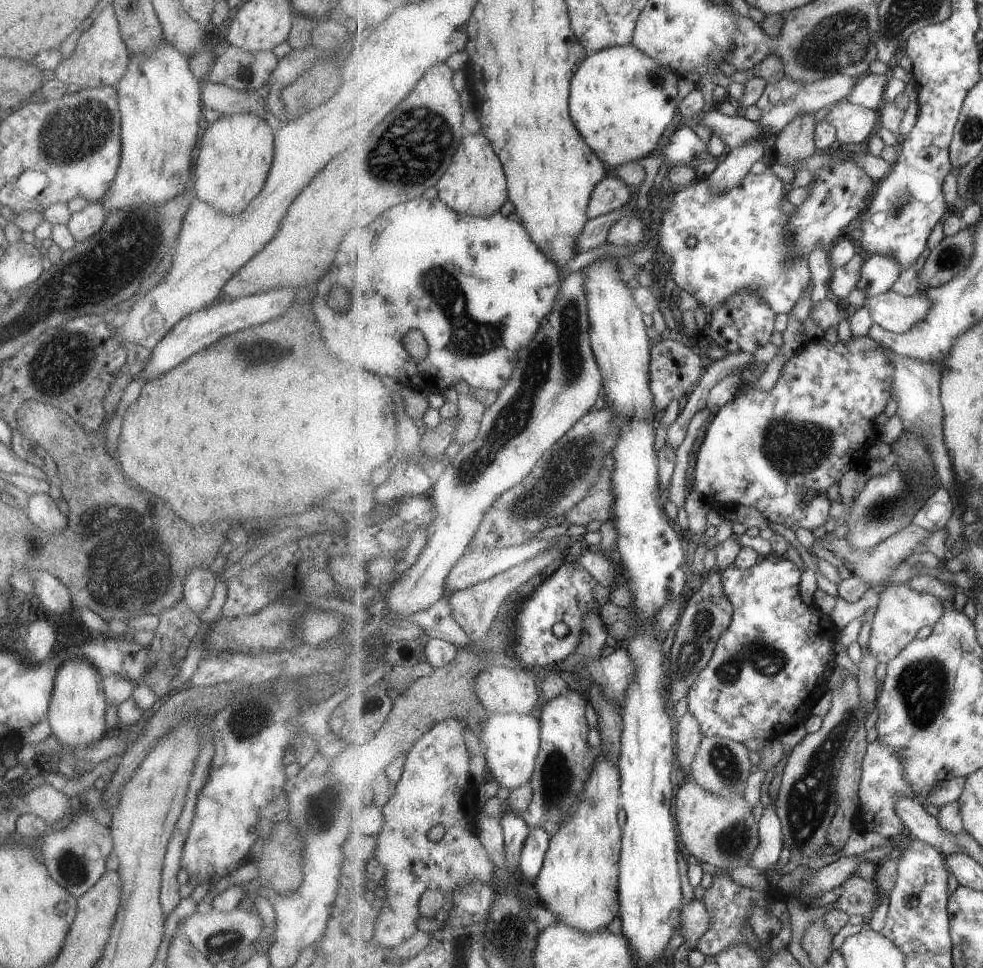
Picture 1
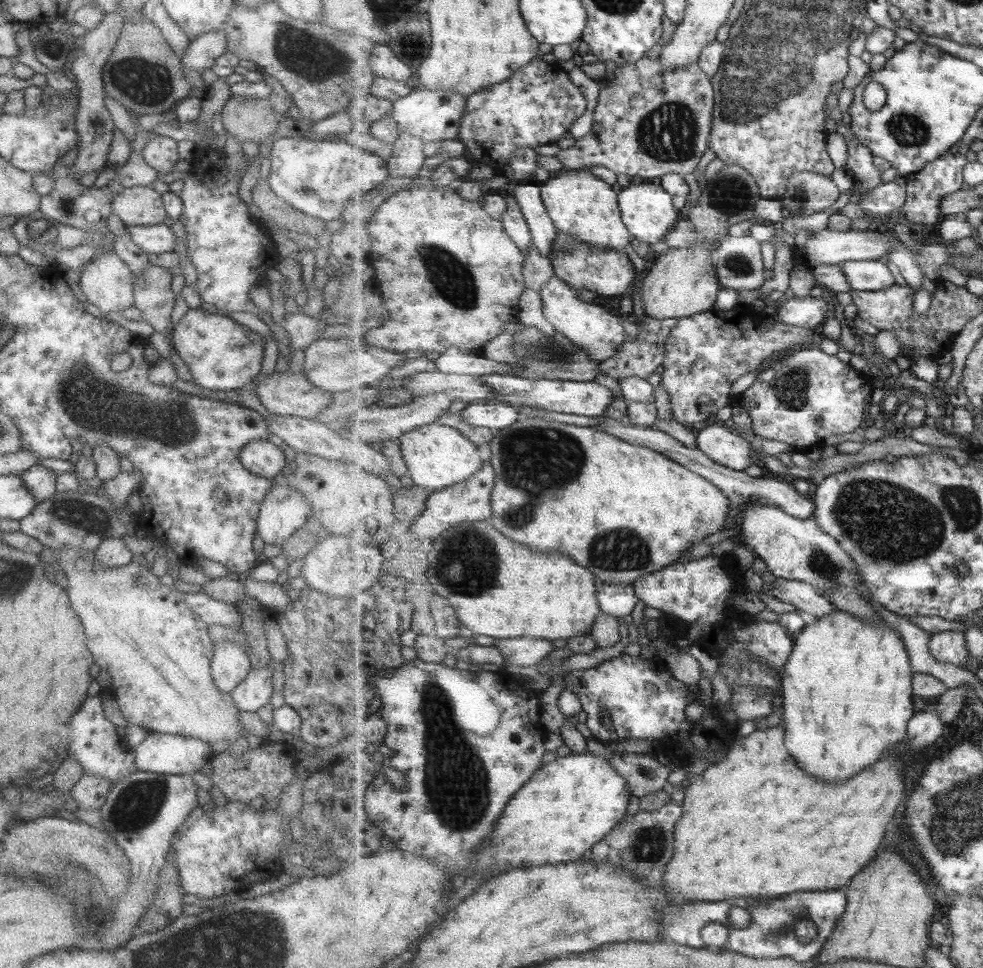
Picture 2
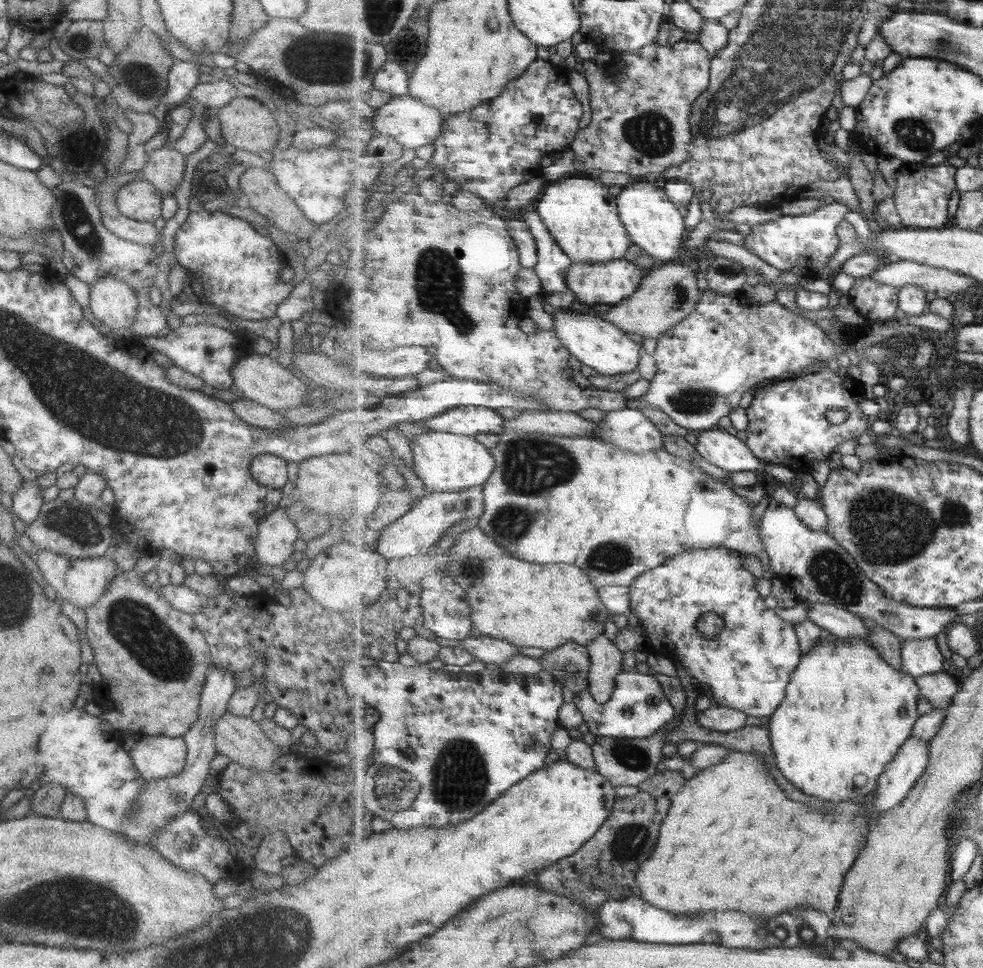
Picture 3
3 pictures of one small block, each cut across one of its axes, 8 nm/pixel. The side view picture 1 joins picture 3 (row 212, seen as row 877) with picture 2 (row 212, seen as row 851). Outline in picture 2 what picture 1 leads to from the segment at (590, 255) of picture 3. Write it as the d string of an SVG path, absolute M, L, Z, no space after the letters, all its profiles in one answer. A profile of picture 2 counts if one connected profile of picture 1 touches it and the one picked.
M563 169L557 177L541 184L547 213L559 231L565 231L595 247L625 250L633 236L624 223L617 192L589 170Z

